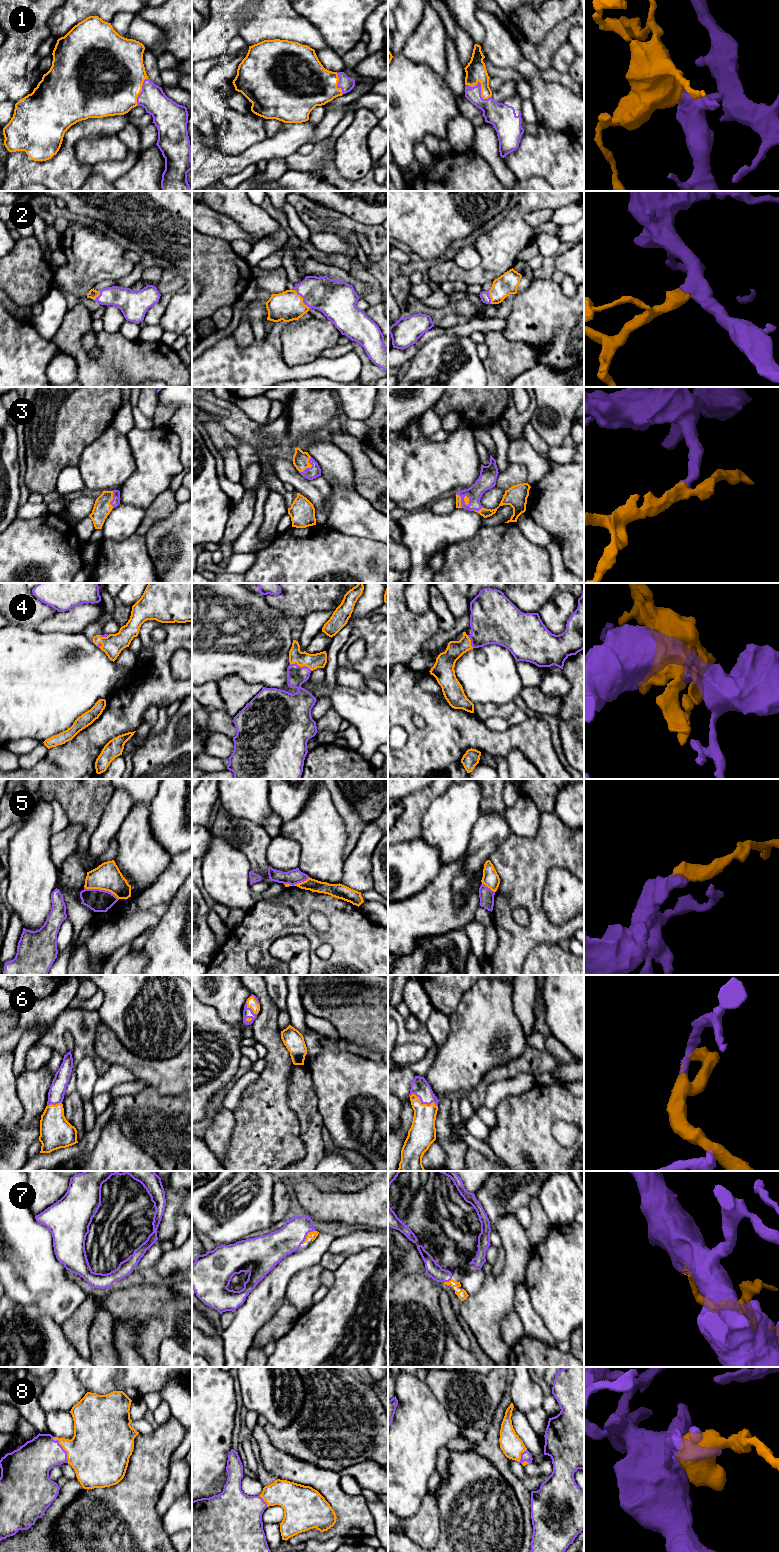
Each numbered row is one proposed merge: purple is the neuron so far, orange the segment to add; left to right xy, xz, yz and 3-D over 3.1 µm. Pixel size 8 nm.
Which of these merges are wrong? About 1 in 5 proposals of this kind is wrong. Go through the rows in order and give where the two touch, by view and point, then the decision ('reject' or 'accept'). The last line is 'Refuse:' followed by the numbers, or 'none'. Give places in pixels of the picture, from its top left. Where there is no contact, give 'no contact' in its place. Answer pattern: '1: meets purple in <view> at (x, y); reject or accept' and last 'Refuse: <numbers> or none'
1: meets purple in yz at (480, 88); accept
2: meets purple in xz at (303, 299); accept
3: meets purple in xz at (309, 468); accept
4: meets purple in xz at (301, 667); accept
5: meets purple in xy at (101, 890); reject
6: meets purple in yz at (422, 1103); accept
7: meets purple in xz at (306, 1235); accept
8: meets purple in xy at (63, 1449); accept
Refuse: 5

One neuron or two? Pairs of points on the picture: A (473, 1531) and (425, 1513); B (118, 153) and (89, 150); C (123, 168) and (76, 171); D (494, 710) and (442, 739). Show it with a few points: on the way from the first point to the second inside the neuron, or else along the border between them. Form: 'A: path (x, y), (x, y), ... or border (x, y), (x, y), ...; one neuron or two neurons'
A: border (435, 1495), (439, 1519), (439, 1538), (437, 1541); two neurons
B: path (111, 150), (96, 150); one neuron
C: border (90, 166), (92, 172); two neurons
D: border (473, 713), (482, 721); two neurons

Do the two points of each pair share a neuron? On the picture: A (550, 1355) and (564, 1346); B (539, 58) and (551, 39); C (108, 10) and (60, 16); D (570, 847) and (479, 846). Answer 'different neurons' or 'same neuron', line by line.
A: different neurons
B: same neuron
C: same neuron
D: different neurons

